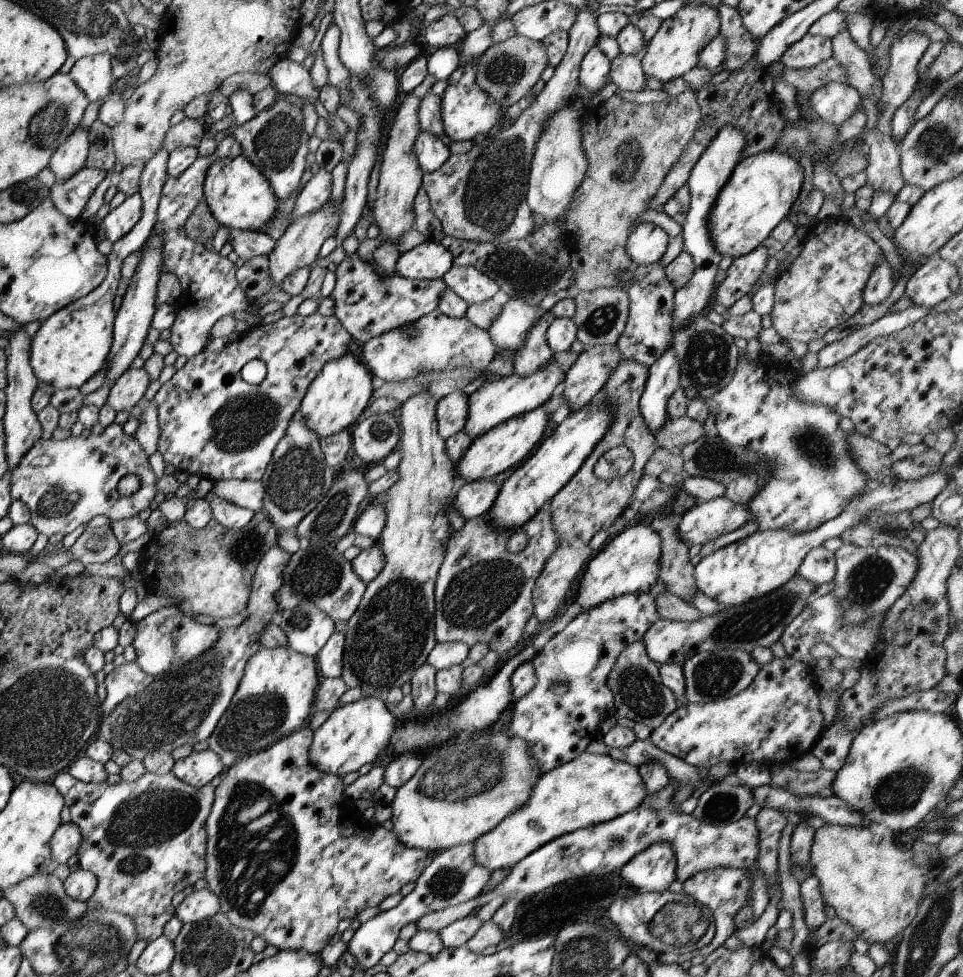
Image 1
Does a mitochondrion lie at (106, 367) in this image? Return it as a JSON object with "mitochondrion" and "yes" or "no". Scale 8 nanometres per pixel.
{"mitochondrion":"no"}

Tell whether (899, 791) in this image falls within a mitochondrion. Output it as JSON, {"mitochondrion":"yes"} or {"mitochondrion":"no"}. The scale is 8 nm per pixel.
{"mitochondrion":"yes"}

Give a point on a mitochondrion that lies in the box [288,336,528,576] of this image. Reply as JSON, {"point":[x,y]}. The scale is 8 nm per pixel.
{"point":[328,518]}

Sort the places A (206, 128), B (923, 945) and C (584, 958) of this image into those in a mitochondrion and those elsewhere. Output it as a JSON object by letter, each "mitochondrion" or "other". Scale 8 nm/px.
{"A":"other","B":"mitochondrion","C":"mitochondrion"}

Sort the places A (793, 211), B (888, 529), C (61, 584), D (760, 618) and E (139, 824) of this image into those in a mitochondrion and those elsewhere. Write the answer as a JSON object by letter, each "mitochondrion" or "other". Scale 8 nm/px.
{"A":"other","B":"mitochondrion","C":"other","D":"mitochondrion","E":"mitochondrion"}

